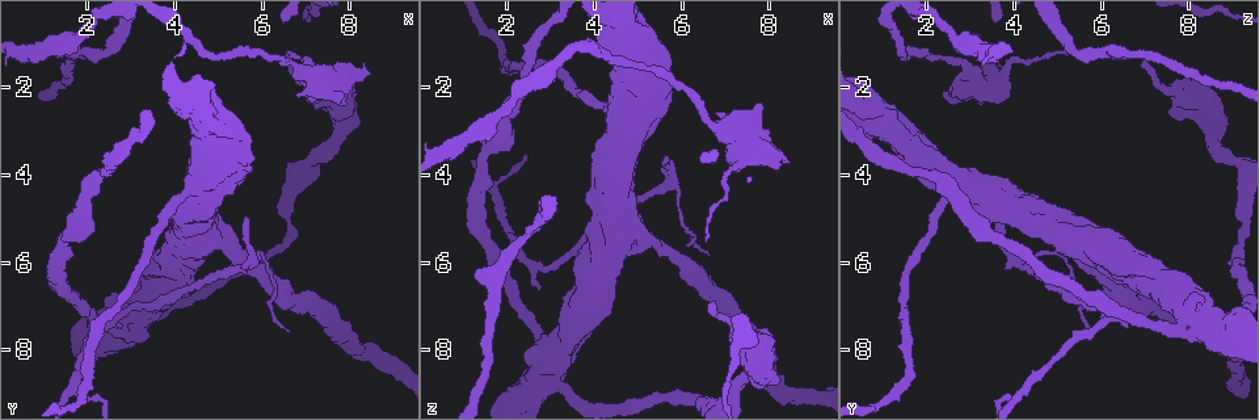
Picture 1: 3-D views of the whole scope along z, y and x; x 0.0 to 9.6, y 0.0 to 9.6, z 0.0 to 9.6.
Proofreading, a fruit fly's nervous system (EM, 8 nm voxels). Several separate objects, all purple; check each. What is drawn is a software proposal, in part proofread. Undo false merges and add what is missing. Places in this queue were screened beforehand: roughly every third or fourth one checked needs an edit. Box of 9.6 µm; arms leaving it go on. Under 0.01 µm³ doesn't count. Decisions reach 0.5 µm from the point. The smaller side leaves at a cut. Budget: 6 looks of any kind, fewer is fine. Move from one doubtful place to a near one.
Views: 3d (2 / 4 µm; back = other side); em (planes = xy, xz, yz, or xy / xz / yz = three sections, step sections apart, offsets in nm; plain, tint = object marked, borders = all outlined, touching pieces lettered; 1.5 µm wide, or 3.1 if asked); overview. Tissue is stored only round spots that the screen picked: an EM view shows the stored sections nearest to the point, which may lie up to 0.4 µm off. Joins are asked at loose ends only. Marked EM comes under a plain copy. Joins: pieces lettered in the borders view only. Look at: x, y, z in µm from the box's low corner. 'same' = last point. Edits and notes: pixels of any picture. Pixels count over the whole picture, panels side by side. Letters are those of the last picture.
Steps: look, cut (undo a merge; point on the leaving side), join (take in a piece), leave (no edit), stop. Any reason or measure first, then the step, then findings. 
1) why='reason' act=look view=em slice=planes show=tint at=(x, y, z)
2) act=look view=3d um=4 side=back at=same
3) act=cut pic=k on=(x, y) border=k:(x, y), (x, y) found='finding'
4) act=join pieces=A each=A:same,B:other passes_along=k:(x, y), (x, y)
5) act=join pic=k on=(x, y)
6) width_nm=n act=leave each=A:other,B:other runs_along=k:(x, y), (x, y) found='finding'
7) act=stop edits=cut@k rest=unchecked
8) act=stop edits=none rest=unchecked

why='tapers out' act=look view=3d um=4 at=(5.55, 5.00, 3.70)

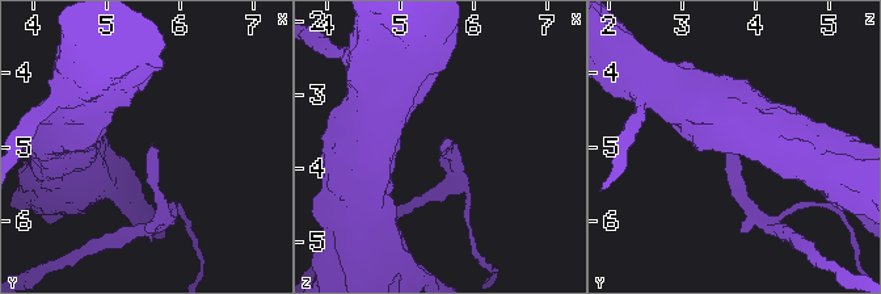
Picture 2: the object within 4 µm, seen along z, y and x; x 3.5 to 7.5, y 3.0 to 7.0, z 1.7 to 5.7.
why='now the EM' act=look view=em slice=planes show=tint at=(5.60, 4.95, 3.65)

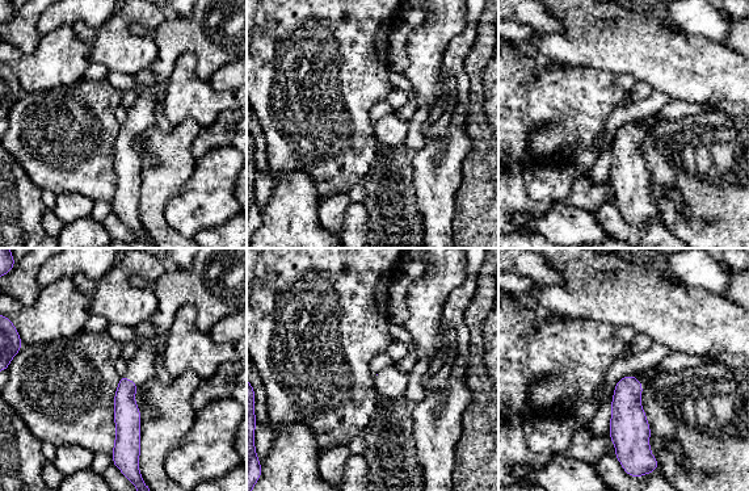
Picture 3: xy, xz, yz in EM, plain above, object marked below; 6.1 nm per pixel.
act=look view=em slice=planes show=borders at=same

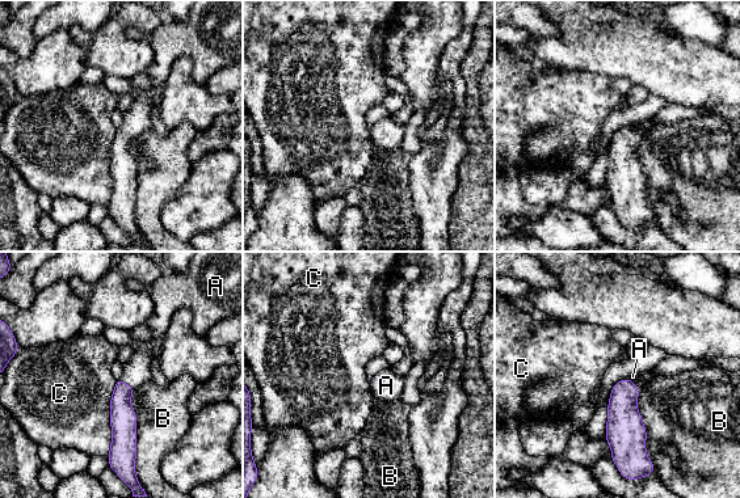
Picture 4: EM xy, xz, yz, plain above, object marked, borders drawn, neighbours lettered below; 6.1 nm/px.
act=join pic=4 on=(137, 371) each=A:same,B:other,C:other found='it goes on there'

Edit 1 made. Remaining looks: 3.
why='see it whole again' act=look view=overview

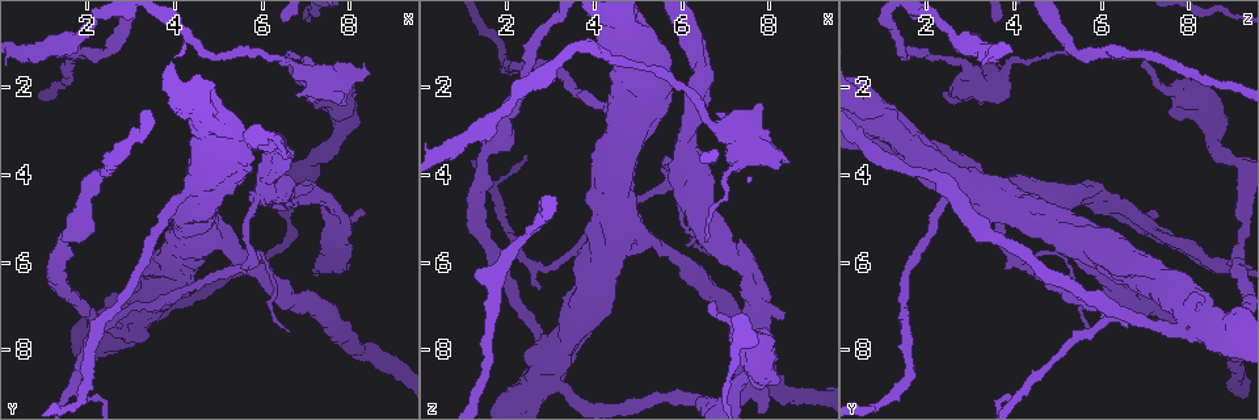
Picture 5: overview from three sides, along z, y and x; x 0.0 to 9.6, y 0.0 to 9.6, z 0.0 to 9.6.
why='an open end' act=look view=3d um=4 at=(8.35, 4.90, 7.25)

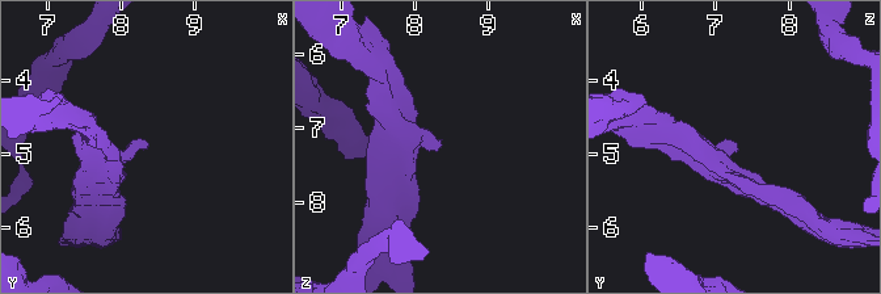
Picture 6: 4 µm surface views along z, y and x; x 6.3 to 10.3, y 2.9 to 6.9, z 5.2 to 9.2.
why='need the tissue' act=look view=em slice=xz step=4 show=borders at=(8.40, 4.90, 7.20)

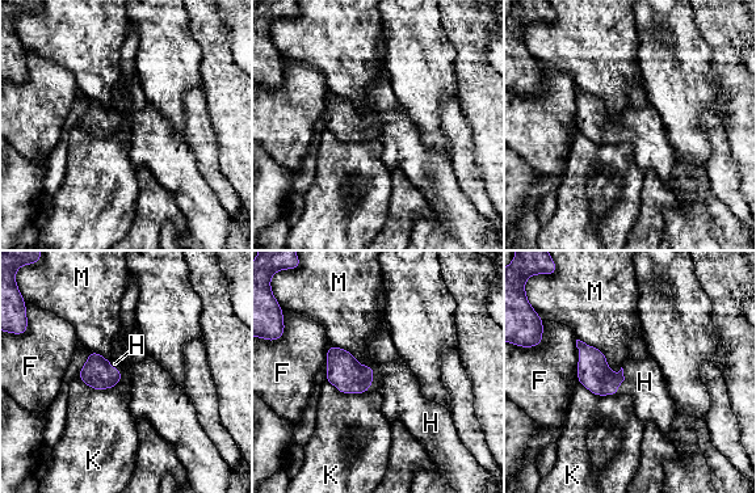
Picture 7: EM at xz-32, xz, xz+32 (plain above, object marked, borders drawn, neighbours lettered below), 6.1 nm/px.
width_nm=160 act=join pic=7 on=(395, 382) each=F:other,H:same,K:other,M:other passes_along=7:(343, 370), (373, 378), (395, 382) found='the neuron continues'

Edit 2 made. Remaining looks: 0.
act=stop edits=join@4,join@7 rest=unchecked

